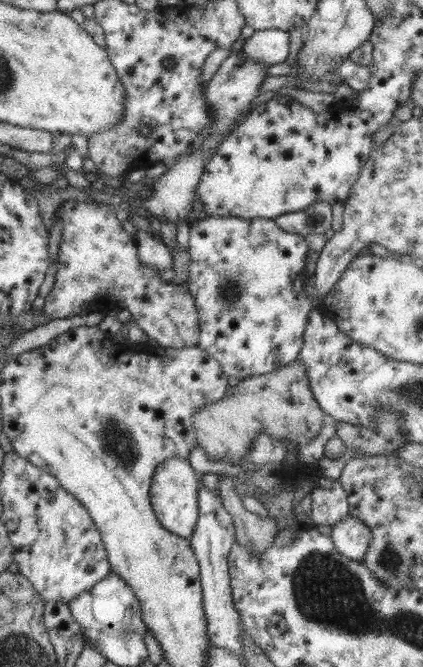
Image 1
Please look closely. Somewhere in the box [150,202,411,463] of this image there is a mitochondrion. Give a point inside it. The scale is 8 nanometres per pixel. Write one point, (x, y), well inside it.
(231, 292)

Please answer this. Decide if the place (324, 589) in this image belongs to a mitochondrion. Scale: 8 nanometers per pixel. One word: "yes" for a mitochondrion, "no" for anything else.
yes

